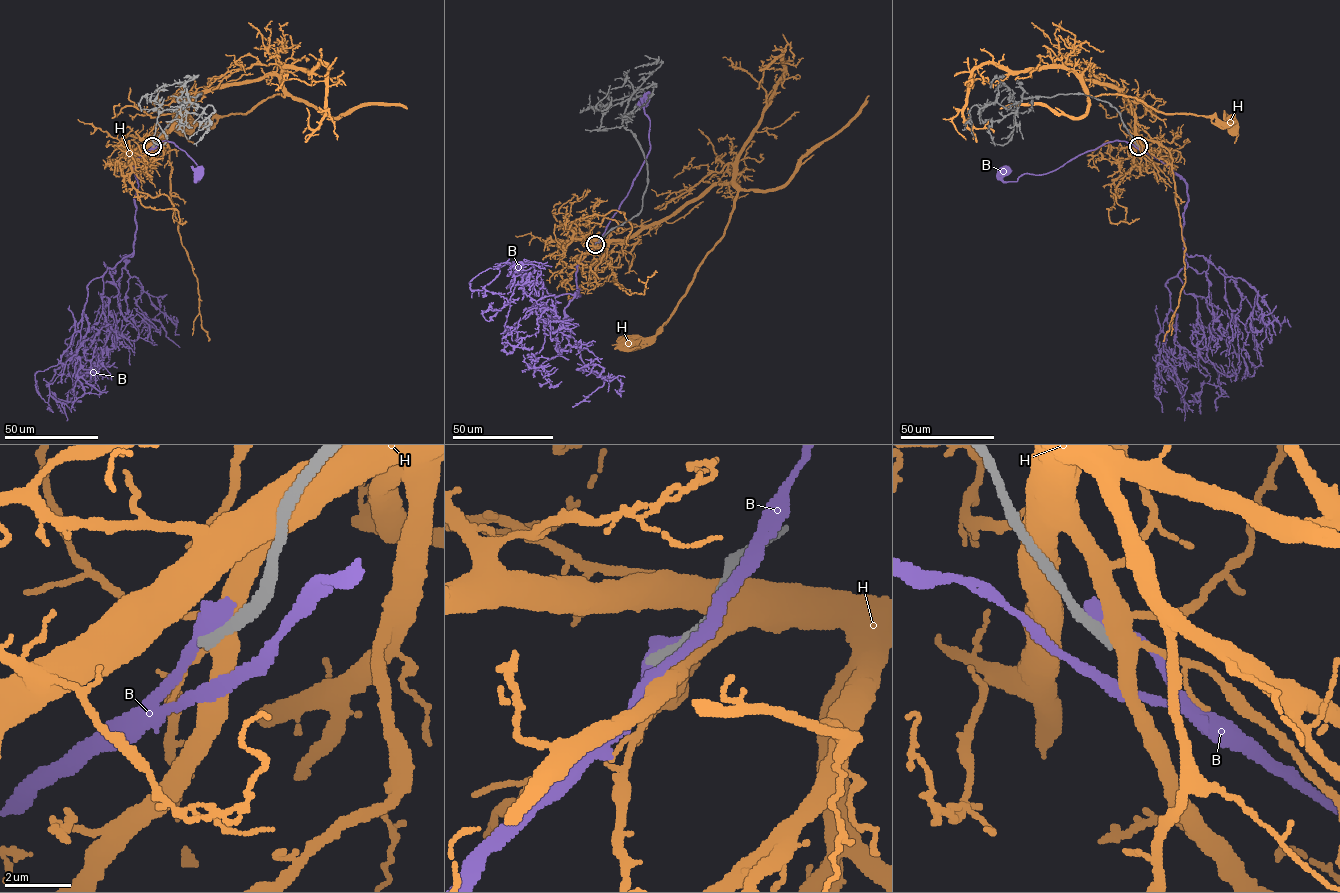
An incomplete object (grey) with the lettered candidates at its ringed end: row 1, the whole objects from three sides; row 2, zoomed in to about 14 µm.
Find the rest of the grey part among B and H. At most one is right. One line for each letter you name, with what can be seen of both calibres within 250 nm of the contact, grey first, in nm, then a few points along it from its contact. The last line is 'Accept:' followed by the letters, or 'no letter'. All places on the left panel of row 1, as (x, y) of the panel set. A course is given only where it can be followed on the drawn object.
Accept: no letter

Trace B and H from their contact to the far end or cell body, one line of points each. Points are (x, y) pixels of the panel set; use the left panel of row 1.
B: (153, 145), (150, 149), (161, 141), (171, 141), (203, 172), (196, 181), (199, 171)
H: (153, 145), (197, 96), (278, 77), (283, 96), (205, 124), (182, 124)

